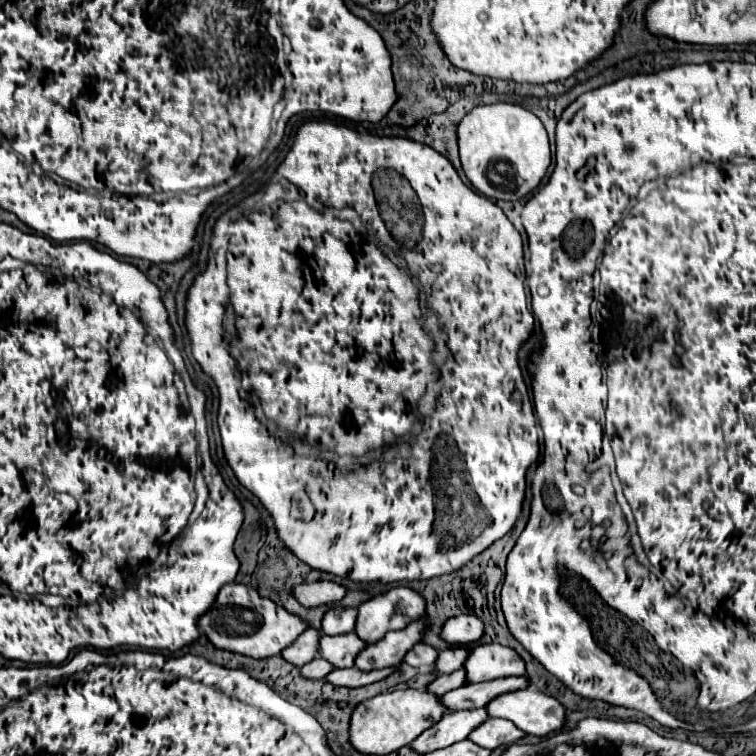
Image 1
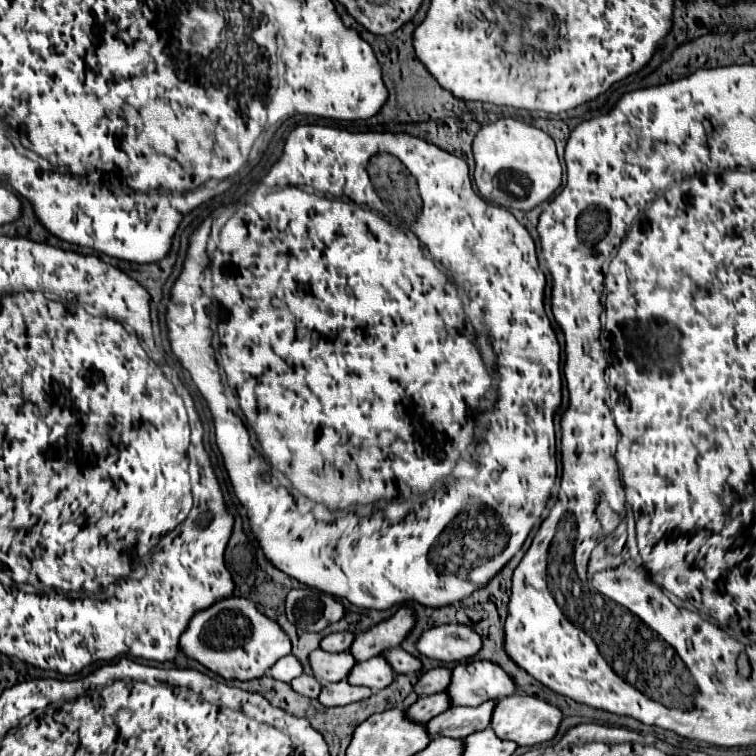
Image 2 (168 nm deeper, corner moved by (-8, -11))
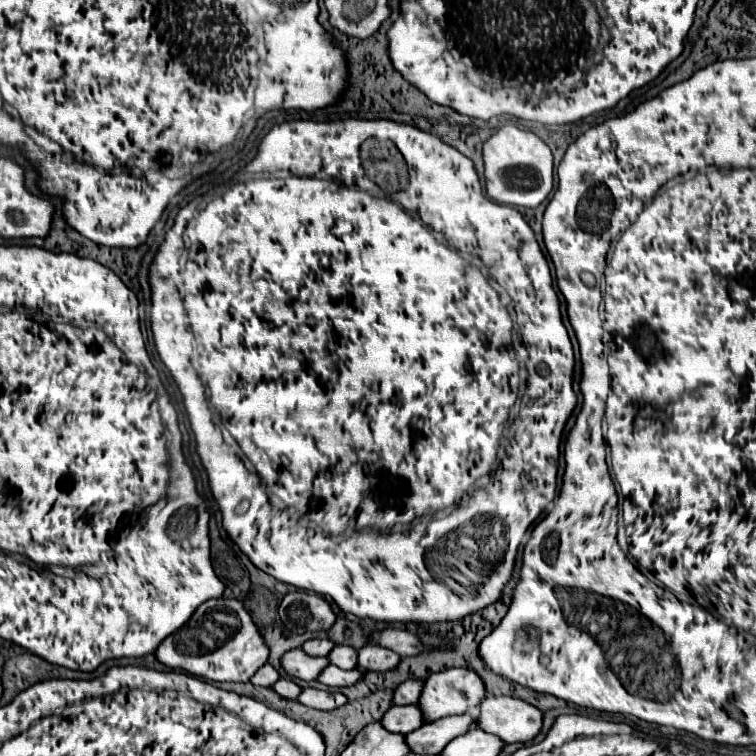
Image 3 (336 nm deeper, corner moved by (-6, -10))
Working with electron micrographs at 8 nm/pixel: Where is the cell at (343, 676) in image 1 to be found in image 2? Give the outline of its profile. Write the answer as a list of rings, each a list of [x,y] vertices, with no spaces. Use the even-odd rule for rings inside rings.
[[[337,681],[337,683],[323,683],[317,699],[325,707],[333,707],[333,705],[349,705],[355,701],[363,701],[367,697],[371,697],[371,691],[367,687],[355,687],[349,685],[347,681]]]

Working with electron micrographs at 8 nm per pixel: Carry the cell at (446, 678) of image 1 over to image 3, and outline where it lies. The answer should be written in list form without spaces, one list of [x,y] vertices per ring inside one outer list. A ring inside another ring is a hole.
[[[407,704],[407,706],[391,706],[385,716],[381,718],[383,726],[389,732],[401,732],[401,734],[409,734],[411,730],[417,730],[419,726],[423,726],[425,716],[419,708],[419,704]]]

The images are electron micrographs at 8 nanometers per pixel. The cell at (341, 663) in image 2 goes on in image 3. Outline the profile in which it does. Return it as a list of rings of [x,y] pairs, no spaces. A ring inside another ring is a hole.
[[[295,648],[281,658],[281,664],[287,670],[287,674],[291,674],[293,678],[301,678],[301,680],[311,682],[311,680],[319,678],[319,674],[327,668],[329,660],[309,656],[303,648]]]

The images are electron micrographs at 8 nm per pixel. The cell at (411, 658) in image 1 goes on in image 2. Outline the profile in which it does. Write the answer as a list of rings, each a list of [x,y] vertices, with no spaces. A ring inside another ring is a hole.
[[[393,647],[391,651],[383,651],[381,657],[387,659],[387,663],[393,667],[395,673],[415,673],[421,669],[421,663],[417,657],[409,655],[401,647]]]

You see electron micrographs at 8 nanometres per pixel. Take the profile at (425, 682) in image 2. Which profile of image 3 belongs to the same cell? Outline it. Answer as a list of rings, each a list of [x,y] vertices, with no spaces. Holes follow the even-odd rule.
[[[407,680],[401,686],[395,688],[395,696],[393,696],[393,704],[415,704],[421,698],[425,680]]]

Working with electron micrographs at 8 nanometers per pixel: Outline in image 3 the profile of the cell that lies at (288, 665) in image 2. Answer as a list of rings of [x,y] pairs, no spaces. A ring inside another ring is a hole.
[[[265,664],[265,666],[251,678],[251,682],[253,682],[255,686],[273,686],[279,678],[281,678],[279,670],[277,670],[275,666],[271,666],[271,664]]]

